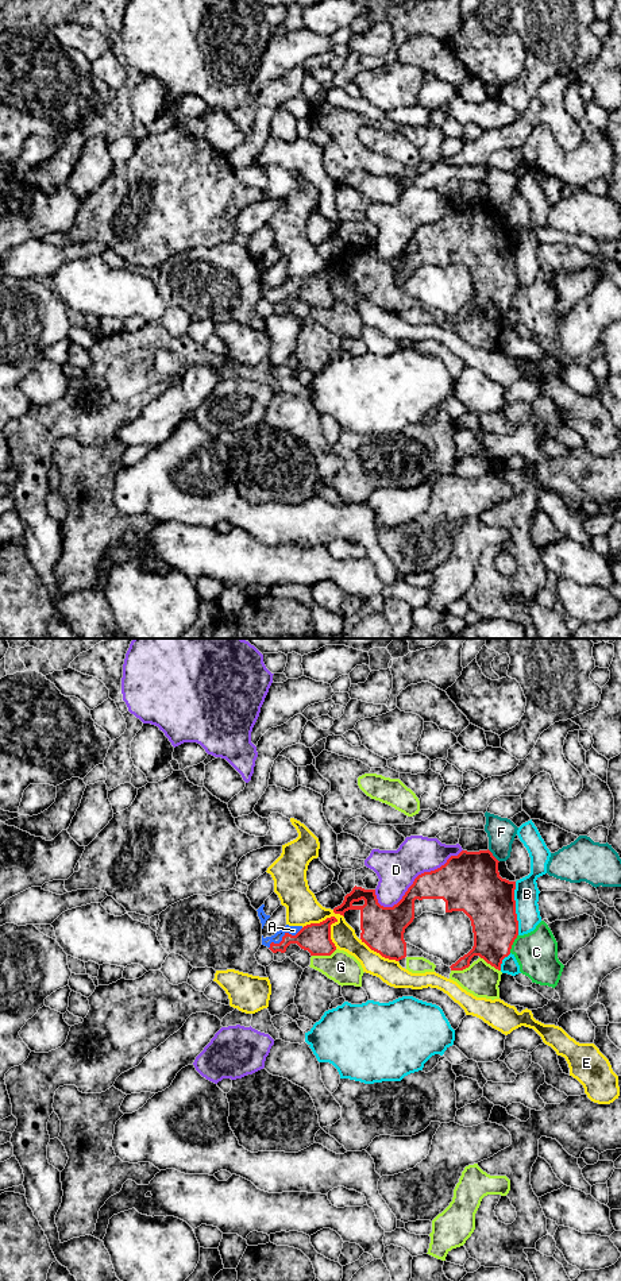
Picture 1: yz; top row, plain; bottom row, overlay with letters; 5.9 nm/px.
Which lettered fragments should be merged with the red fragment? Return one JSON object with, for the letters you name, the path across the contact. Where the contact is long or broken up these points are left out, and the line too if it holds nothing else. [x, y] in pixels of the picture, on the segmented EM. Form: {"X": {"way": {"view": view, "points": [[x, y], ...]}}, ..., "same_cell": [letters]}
{"same_cell": ["A"]}

